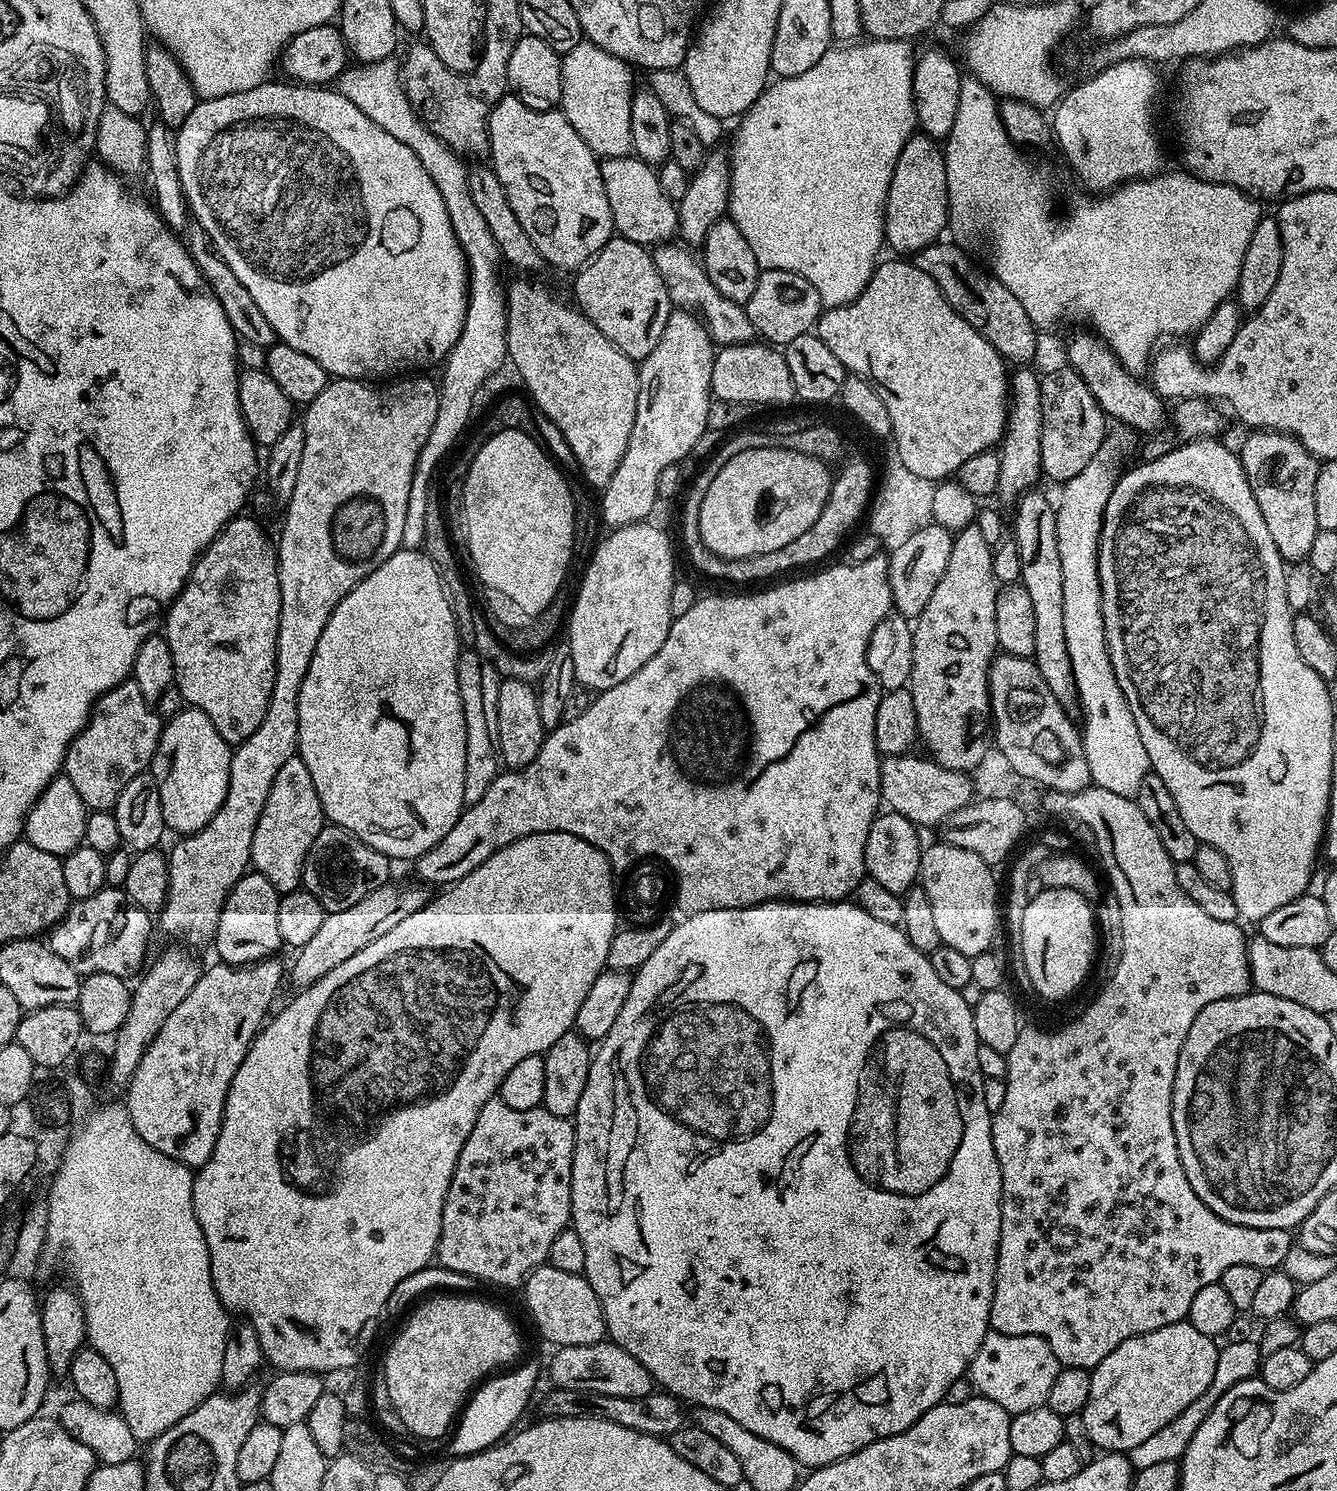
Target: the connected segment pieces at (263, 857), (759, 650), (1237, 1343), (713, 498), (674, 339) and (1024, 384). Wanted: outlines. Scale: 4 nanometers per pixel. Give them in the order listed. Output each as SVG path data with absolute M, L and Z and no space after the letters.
M299 754L291 756L282 770L278 770L270 786L266 806L262 806L258 826L254 826L251 867L264 875L266 882L270 882L277 892L297 891L304 878L306 854L310 854L314 838L318 838L324 827L326 821L322 802L318 802L318 790L314 790L310 770L306 770L306 762L302 762Z
M878 554L874 558L866 558L866 562L858 562L857 564L851 562L843 563L836 564L833 568L826 569L825 572L816 572L813 576L804 576L801 580L788 580L785 584L778 585L777 588L768 588L765 592L754 593L753 596L701 595L694 602L694 606L690 606L690 610L686 610L686 614L673 619L670 626L670 634L666 634L666 642L662 642L662 650L658 650L658 654L654 654L654 658L650 658L650 662L646 662L646 666L642 666L642 670L630 674L630 678L626 678L626 682L618 682L618 686L603 689L593 699L591 706L582 714L578 714L578 718L559 724L558 727L551 729L545 735L544 744L538 750L534 762L530 762L524 768L501 771L500 775L494 778L494 782L490 782L490 790L486 790L486 794L482 794L482 798L478 798L478 802L465 807L458 818L458 822L454 822L454 826L450 826L450 834L446 834L446 838L442 838L442 842L430 846L430 850L426 850L426 854L422 854L414 861L414 868L416 868L417 874L421 876L417 877L428 886L433 886L432 884L451 886L456 881L466 878L466 874L470 874L478 866L482 866L482 862L486 862L486 858L490 858L498 850L502 850L530 834L535 832L565 832L566 834L574 834L580 841L590 842L590 846L602 850L602 854L607 858L613 869L616 870L630 867L635 860L640 860L643 856L657 856L658 859L665 860L672 867L674 904L677 904L682 910L681 913L684 914L705 912L706 910L749 908L755 904L767 904L770 900L791 900L793 902L847 901L855 893L856 887L866 879L864 871L866 834L870 830L873 818L878 815L882 808L880 798L880 762L882 757L874 742L874 714L878 710L882 689L879 681L875 678L875 674L871 672L870 666L867 665L867 643L870 642L870 634L873 633L874 626L889 616L893 611L893 607L890 582L888 581L887 555Z
M1255 1339L1228 1340L1225 1345L1220 1348L1218 1366L1214 1370L1214 1382L1210 1382L1206 1394L1202 1394L1202 1398L1197 1398L1195 1402L1190 1402L1190 1406L1186 1406L1186 1410L1182 1410L1182 1414L1178 1414L1178 1418L1174 1418L1174 1422L1162 1426L1162 1430L1157 1430L1150 1438L1146 1438L1146 1442L1141 1442L1140 1445L1132 1448L1130 1459L1133 1469L1139 1470L1146 1466L1155 1466L1157 1462L1179 1461L1184 1455L1190 1438L1194 1438L1194 1430L1198 1430L1198 1426L1202 1426L1202 1422L1206 1418L1206 1414L1210 1414L1214 1402L1218 1402L1218 1398L1222 1398L1222 1394L1226 1394L1226 1390L1230 1390L1230 1386L1243 1380L1251 1380L1259 1373L1262 1357L1259 1343Z
M781 446L745 450L724 468L708 492L701 512L704 538L717 552L733 556L734 559L782 550L782 546L787 546L789 542L794 542L794 538L806 534L806 530L810 530L810 526L814 526L818 520L818 514L822 514L822 506L826 506L833 473L828 472L824 464L827 463L821 457Z
M673 310L670 318L666 318L666 330L662 330L662 338L658 338L658 346L650 350L646 359L639 361L640 385L634 410L634 430L630 430L630 442L626 446L626 454L618 462L618 470L614 470L614 478L602 490L599 497L599 514L609 529L615 530L627 524L639 524L647 521L652 507L658 504L658 478L662 478L662 470L666 466L674 466L696 448L696 443L709 431L708 415L714 399L710 374L714 370L714 358L718 351L713 344L712 336L706 330L704 321L695 312Z
M1020 366L1010 376L1010 407L1008 410L1008 425L1004 427L1000 454L1000 477L995 495L1000 496L999 503L1008 506L1029 491L1039 480L1040 471L1040 439L1042 438L1042 390L1040 376L1031 372L1031 367Z

